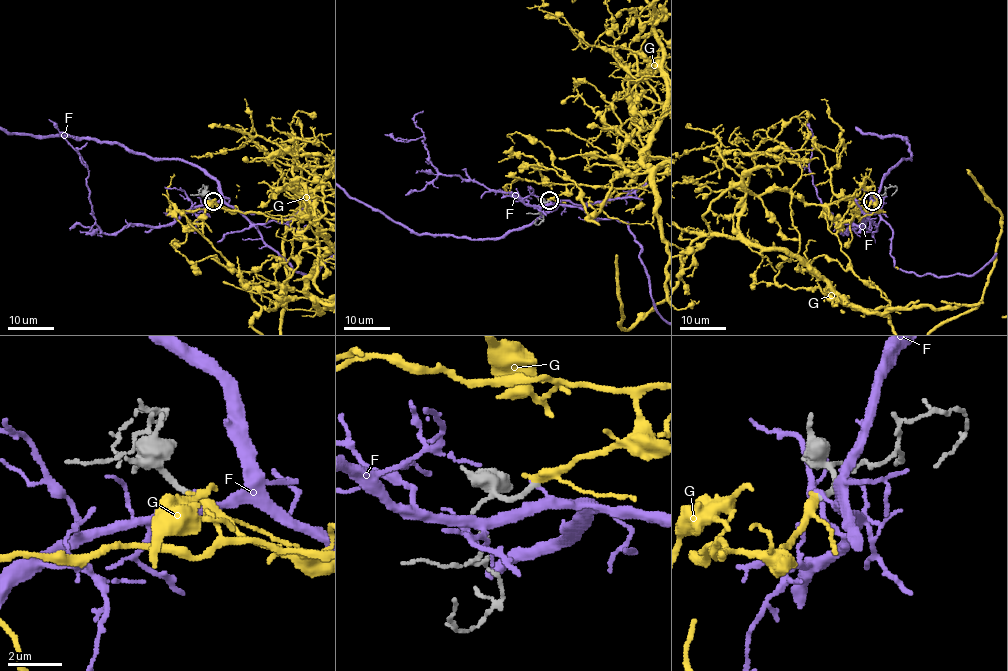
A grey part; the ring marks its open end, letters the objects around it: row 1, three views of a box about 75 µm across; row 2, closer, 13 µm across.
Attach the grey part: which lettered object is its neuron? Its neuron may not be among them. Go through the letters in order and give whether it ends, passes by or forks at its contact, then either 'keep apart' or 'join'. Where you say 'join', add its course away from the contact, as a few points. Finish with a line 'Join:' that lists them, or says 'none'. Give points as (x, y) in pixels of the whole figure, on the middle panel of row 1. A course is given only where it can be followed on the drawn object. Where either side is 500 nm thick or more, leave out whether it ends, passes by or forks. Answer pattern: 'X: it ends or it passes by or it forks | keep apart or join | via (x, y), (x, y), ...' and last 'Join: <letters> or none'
F: it ends | keep apart
G: it passes by | join
Join: G

